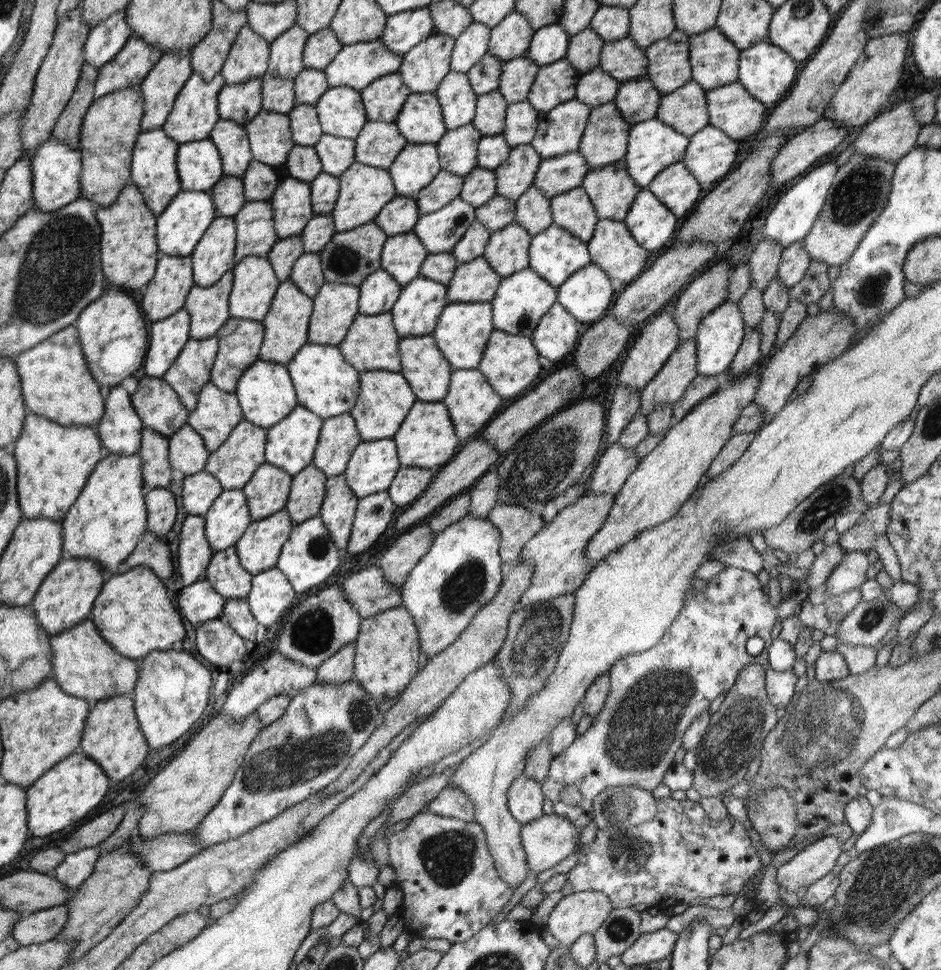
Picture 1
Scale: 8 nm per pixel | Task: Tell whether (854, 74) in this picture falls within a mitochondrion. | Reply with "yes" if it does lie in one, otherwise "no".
no

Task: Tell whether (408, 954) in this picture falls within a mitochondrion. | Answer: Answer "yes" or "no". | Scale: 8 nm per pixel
no

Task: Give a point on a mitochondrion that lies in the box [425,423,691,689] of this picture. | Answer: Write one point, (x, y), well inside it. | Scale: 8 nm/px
(542, 469)

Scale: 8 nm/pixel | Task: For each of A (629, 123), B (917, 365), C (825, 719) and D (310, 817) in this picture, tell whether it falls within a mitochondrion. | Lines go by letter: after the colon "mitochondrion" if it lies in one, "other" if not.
A: other
B: other
C: mitochondrion
D: other

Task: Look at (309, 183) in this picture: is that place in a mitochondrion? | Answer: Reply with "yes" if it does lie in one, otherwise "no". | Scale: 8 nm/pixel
no

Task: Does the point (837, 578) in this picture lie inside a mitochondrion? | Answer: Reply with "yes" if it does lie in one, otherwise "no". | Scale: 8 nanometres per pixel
no

